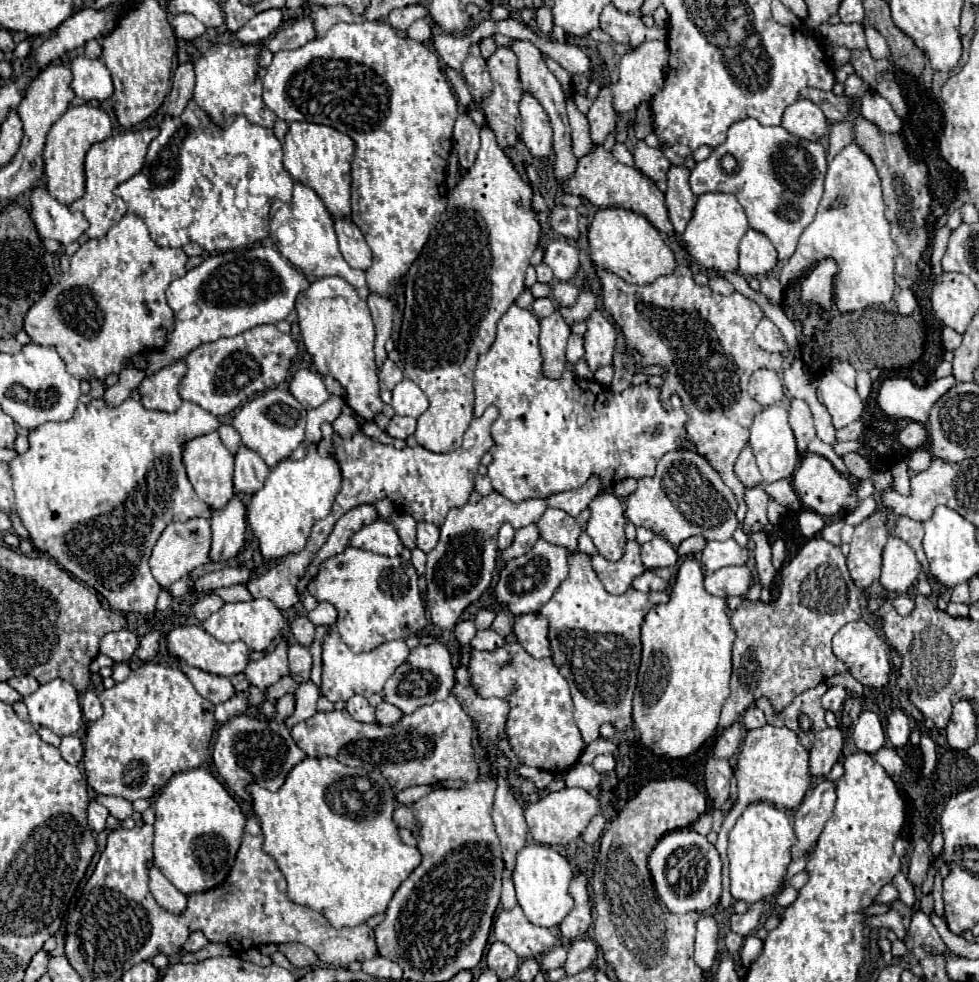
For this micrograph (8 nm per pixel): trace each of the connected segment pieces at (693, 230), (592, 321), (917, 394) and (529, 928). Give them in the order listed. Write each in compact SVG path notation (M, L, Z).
M706 192L698 196L694 206L694 216L686 226L682 238L688 244L688 252L700 262L702 268L716 268L716 270L738 270L738 244L748 230L748 220L738 204L734 194L724 192Z
M592 310L586 320L586 334L584 334L584 358L594 372L600 366L612 364L612 354L616 346L616 330L610 318L602 310Z
M944 376L928 384L926 388L918 388L908 378L888 378L882 382L878 392L878 406L888 418L910 418L926 424L928 412L934 402L946 394L956 384L956 378Z
M520 906L498 914L494 920L494 938L510 946L522 960L538 958L556 946L556 936L548 928L528 922Z

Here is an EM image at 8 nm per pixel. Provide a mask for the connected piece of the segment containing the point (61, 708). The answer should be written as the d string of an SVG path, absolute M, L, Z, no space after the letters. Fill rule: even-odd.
M50 680L34 694L24 698L30 722L56 732L58 736L76 734L82 726L82 708L76 688L66 680Z

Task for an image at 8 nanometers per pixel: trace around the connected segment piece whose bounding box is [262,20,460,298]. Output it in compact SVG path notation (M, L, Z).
M374 20L374 22L354 22L354 24L338 22L330 28L330 32L324 38L310 40L302 48L296 48L296 50L290 50L290 52L286 52L286 50L276 52L262 82L264 82L264 94L262 94L264 104L278 118L282 118L286 122L300 120L300 122L326 124L326 126L332 126L338 132L342 132L342 134L346 134L354 140L356 152L354 152L354 158L352 158L352 216L350 218L362 230L362 234L364 234L364 238L366 238L366 242L372 250L372 256L374 256L372 266L366 270L368 288L370 288L372 294L390 298L394 294L394 288L396 288L398 280L408 272L410 264L418 258L418 254L422 252L432 228L438 224L442 212L446 210L446 166L448 166L448 156L450 156L450 150L452 150L452 128L454 128L454 122L460 116L460 112L458 112L456 96L454 96L454 92L452 92L452 88L450 88L442 68L440 68L438 56L428 46L424 46L422 42L398 36L396 30L390 28L384 22L378 22L378 20Z

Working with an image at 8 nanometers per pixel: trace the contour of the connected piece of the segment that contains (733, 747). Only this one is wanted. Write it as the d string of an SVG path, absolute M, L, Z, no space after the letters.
M734 722L730 728L724 730L724 734L720 736L720 740L716 742L714 746L714 758L732 758L734 752L738 750L740 746L740 740L742 740L742 724L740 722Z

